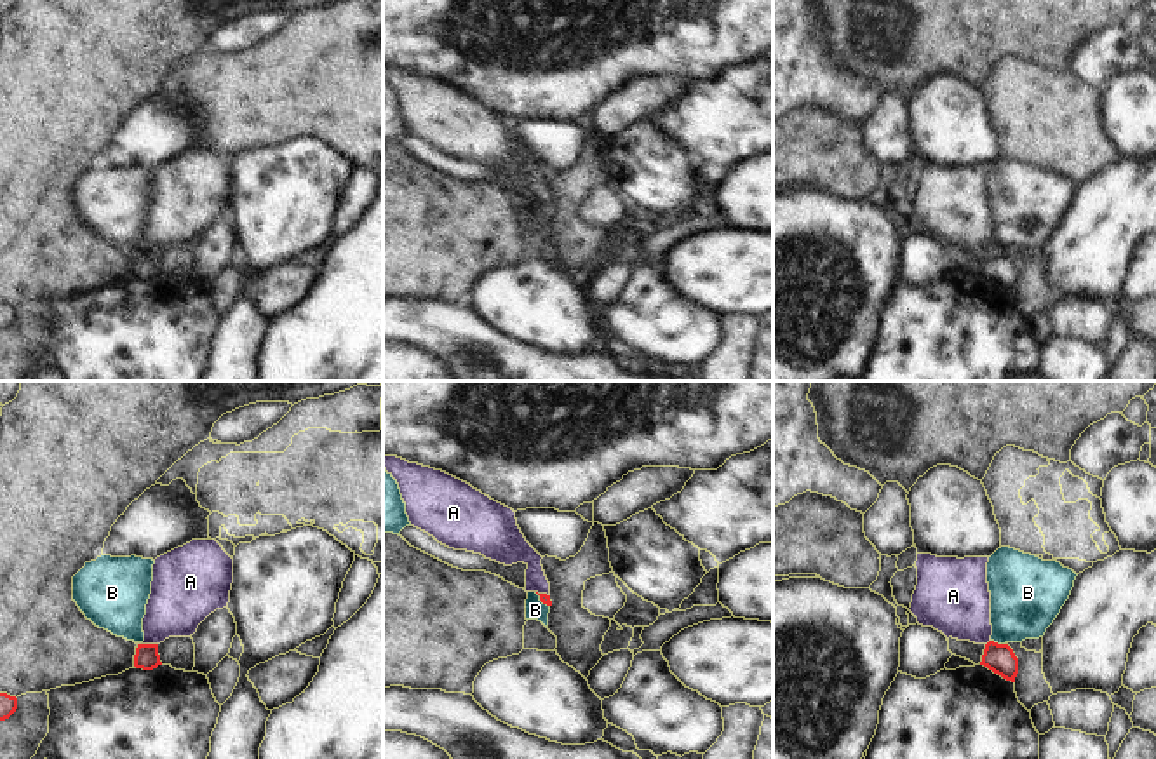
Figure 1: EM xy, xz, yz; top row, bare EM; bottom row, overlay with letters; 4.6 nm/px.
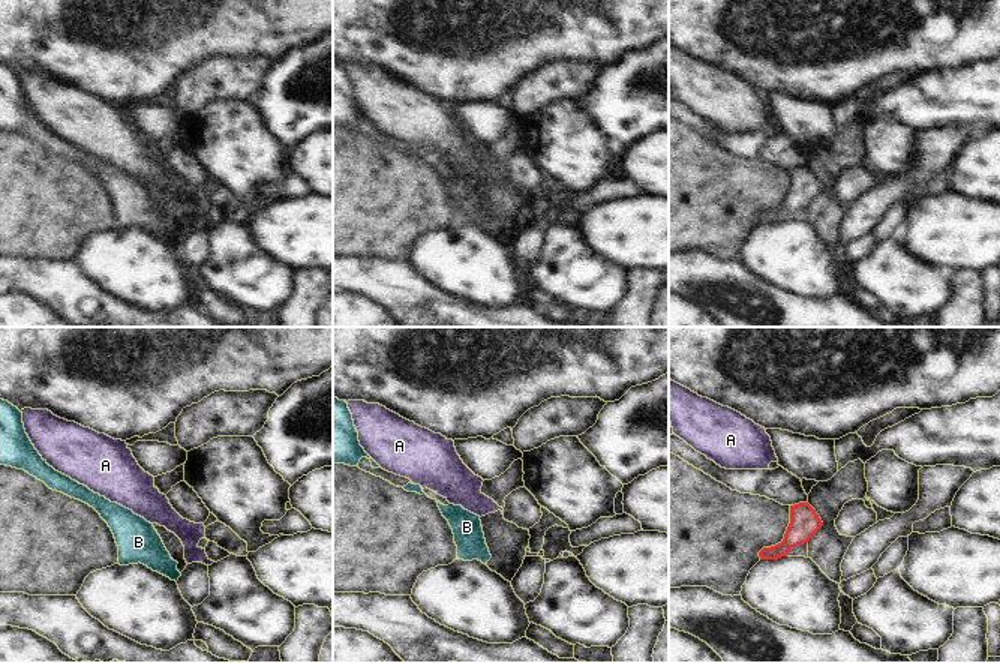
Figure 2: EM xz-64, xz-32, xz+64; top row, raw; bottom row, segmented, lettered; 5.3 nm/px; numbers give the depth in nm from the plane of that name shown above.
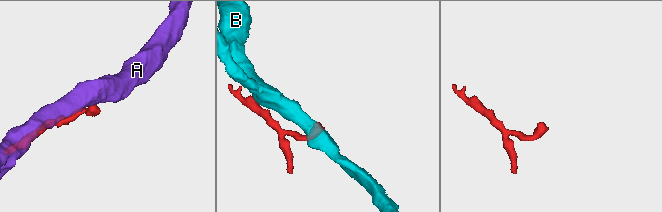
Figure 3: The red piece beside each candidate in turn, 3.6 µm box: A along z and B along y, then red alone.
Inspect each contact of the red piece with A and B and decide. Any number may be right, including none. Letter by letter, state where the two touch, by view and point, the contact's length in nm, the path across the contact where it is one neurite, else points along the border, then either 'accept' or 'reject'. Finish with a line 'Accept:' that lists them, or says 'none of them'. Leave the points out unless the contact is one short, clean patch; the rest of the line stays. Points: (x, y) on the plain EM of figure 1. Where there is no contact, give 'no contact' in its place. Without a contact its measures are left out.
A: xy (148, 255) | 100 nm | along xy (138, 253), (157, 255) | reject
B: yz (996, 253) | 70 nm | reject
Accept: none of them

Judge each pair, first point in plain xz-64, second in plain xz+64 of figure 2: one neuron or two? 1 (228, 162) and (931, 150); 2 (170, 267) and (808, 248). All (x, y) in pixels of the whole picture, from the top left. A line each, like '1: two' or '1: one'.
1: two
2: one

